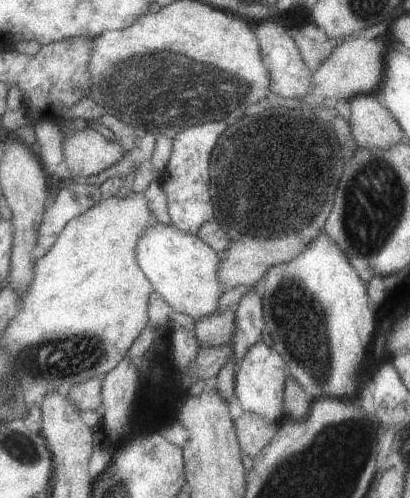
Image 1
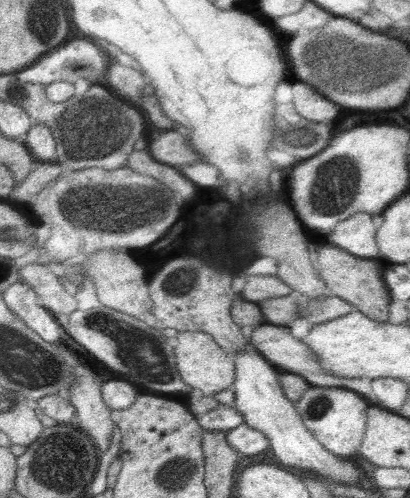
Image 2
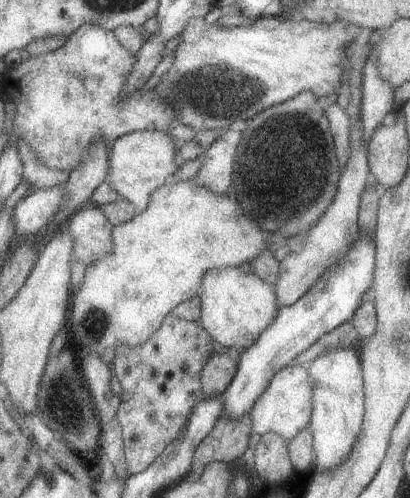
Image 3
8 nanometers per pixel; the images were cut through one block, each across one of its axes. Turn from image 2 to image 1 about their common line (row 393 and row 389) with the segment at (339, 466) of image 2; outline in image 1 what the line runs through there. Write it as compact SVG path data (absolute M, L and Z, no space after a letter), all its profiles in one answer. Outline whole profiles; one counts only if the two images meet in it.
M261 340L255 342L245 352L245 356L237 362L235 396L237 396L237 402L241 404L241 410L259 414L277 424L279 416L283 414L283 392L285 392L283 384L285 384L287 376L289 376L289 372L283 364L283 358L271 346L265 346Z

